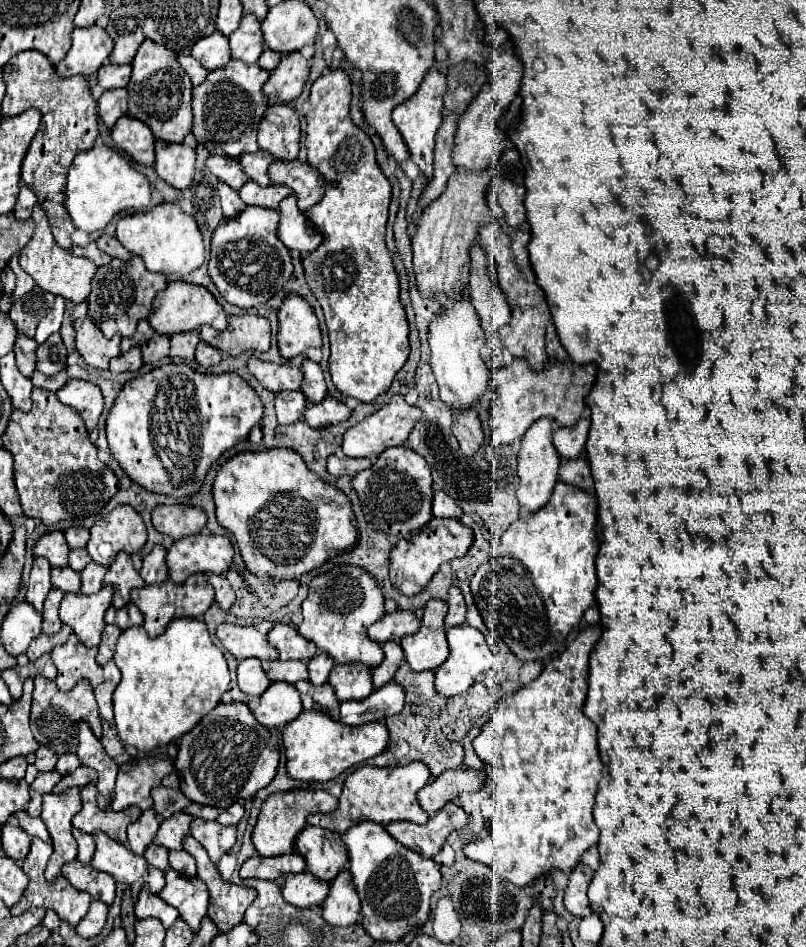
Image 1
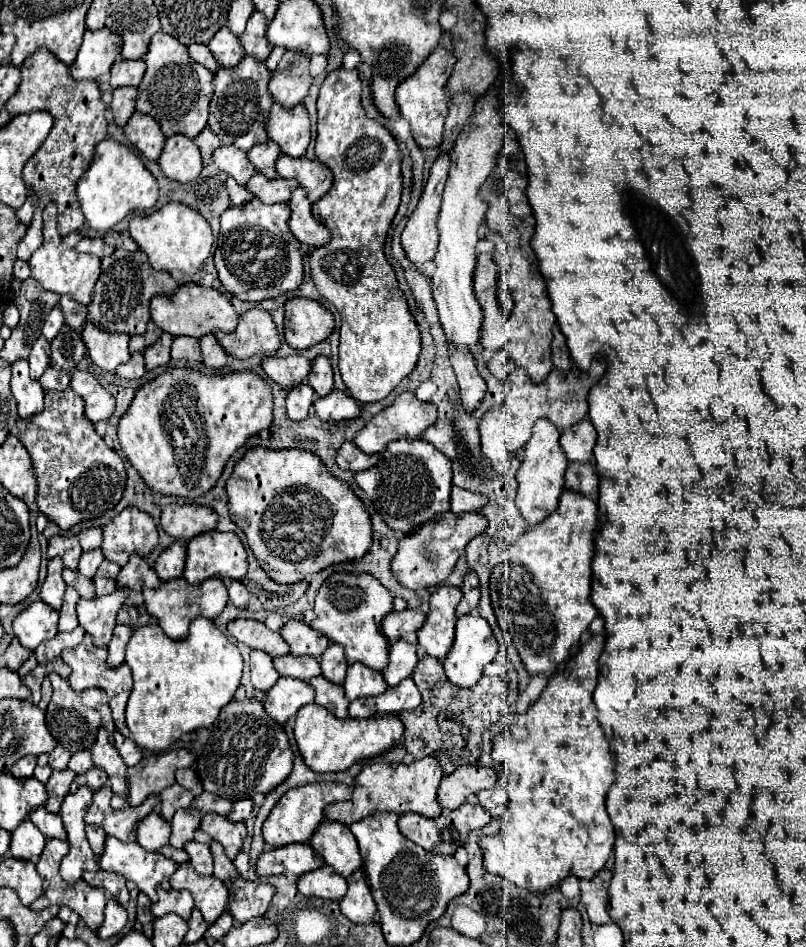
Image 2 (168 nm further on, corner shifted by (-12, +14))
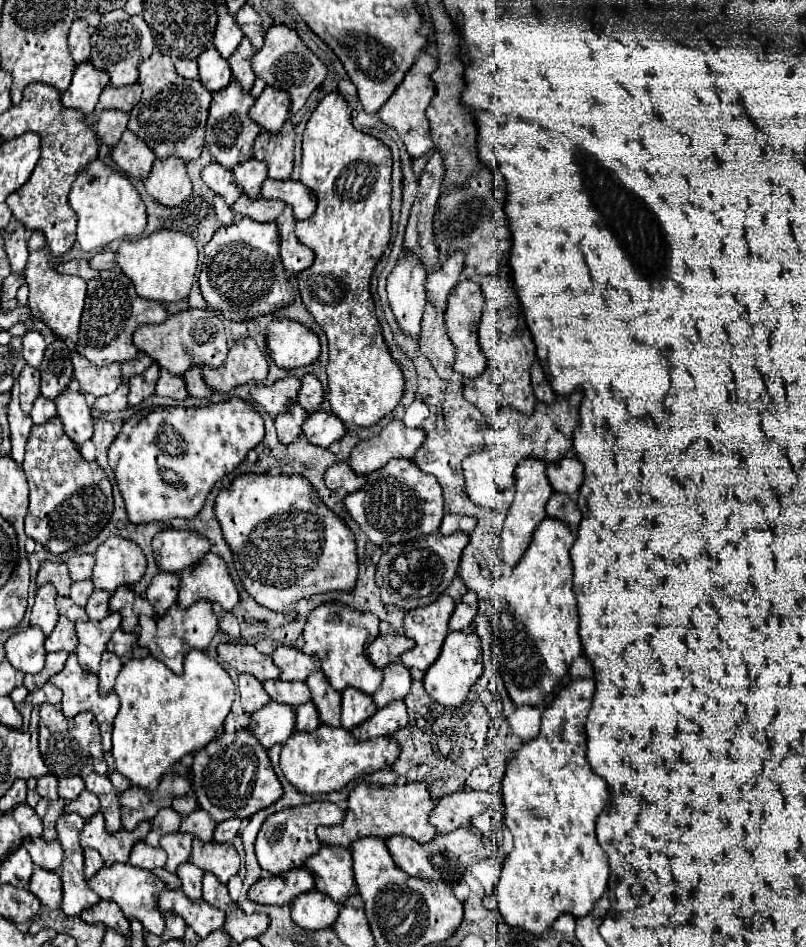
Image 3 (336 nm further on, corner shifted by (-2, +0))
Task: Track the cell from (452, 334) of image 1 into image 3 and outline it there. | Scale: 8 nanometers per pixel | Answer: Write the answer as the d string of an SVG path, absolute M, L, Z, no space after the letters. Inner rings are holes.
M450 254L450 258L446 262L442 262L442 266L428 274L426 278L426 294L428 300L438 306L440 310L446 308L446 298L450 294L450 290L458 284L460 274L462 274L462 258L464 254Z

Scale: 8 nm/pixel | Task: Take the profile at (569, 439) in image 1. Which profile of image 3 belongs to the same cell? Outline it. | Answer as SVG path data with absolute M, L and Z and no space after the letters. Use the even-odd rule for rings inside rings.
M566 456L554 464L548 464L546 476L558 494L566 496L576 496L578 486L582 484L582 464L578 462L576 456Z

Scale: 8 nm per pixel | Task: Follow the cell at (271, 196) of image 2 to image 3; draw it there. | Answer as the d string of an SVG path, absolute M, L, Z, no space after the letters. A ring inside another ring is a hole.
M242 194L234 202L232 210L240 212L242 216L248 216L248 218L252 218L256 222L276 222L276 218L282 214L284 206L286 204L280 202L280 200L264 200L264 198L250 200L246 194Z

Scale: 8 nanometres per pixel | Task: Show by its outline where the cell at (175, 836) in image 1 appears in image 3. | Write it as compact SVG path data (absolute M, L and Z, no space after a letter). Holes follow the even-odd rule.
M168 834L168 836L162 836L160 840L160 846L166 850L168 854L168 862L166 862L166 870L168 872L176 872L176 868L184 862L190 860L190 854L192 854L192 840L190 834Z

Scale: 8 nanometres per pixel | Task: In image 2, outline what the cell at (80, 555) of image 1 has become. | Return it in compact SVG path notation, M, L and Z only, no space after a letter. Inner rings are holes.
M96 548L96 550L92 550L92 552L84 552L84 554L80 556L78 568L80 568L80 572L82 572L84 576L92 578L102 560L104 560L104 556L102 556L102 550L100 550L100 548Z

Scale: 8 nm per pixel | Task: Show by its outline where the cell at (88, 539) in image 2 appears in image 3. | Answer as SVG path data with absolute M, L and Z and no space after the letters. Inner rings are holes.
M76 554L76 556L72 556L66 564L68 564L68 570L70 570L72 582L88 580L88 578L92 576L94 556L90 556L90 554Z

